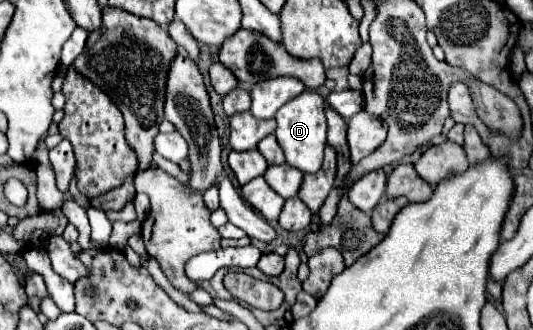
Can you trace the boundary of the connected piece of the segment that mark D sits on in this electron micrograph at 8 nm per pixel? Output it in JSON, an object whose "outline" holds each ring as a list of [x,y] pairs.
{"outline":[[[303,92],[299,98],[283,104],[275,116],[277,120],[277,142],[281,144],[287,162],[301,172],[317,172],[323,164],[323,150],[327,146],[327,120],[323,112],[325,100],[317,92]]]}

